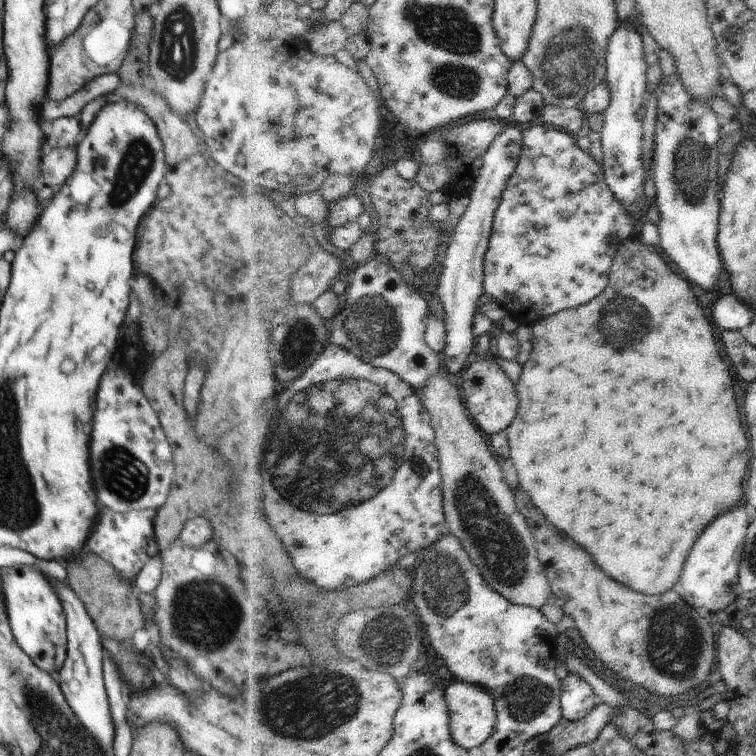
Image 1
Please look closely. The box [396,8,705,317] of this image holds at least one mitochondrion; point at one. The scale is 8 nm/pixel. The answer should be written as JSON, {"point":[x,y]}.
{"point":[568,59]}

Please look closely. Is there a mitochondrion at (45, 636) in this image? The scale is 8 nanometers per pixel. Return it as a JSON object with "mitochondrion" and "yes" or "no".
{"mitochondrion":"yes"}

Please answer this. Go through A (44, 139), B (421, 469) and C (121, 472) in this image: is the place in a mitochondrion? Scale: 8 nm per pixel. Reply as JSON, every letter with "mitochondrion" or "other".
{"A":"other","B":"mitochondrion","C":"mitochondrion"}

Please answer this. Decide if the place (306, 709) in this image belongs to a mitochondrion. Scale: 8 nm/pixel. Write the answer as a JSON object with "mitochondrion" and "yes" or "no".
{"mitochondrion":"yes"}

